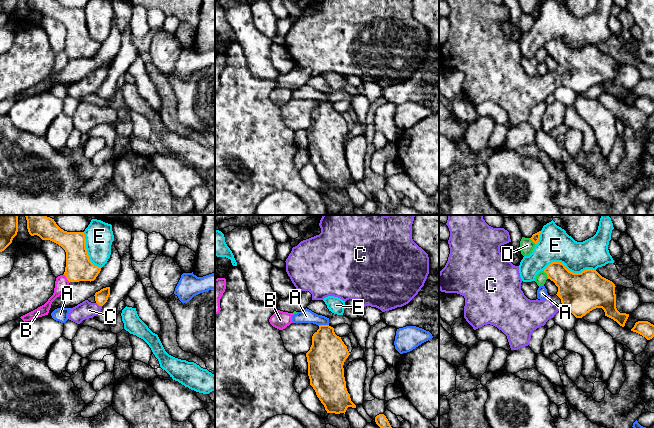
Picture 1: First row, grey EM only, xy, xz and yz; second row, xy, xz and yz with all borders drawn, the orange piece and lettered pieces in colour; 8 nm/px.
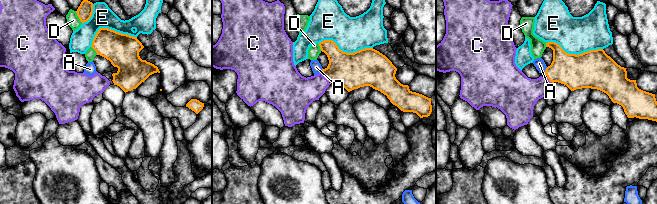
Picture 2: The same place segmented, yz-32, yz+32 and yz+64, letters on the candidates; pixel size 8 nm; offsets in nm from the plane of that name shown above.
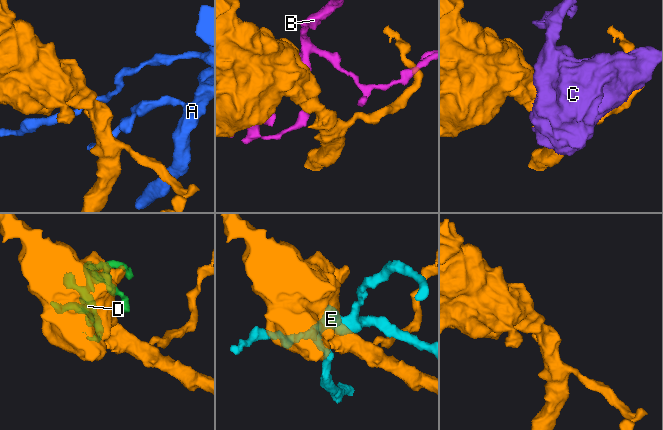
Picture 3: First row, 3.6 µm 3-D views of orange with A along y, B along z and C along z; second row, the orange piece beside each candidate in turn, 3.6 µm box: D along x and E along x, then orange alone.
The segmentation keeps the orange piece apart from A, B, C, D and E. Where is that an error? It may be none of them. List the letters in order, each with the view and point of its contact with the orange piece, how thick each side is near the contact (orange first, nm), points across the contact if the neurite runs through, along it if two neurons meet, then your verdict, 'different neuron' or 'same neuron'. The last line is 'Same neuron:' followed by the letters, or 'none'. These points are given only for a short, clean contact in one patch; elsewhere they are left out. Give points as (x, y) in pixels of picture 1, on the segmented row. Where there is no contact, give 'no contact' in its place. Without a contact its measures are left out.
A: xz (323, 325) | 300/110 nm | along xz (328, 324), (318, 325) | different neuron
B: xy (66, 277) | 200/110 nm | different neuron
C: xy (99, 305) | 110/140 nm | across xy (101, 297), (99, 305), (85, 310) | same neuron
D: yz (547, 275) | 280/90 nm | different neuron
E: yz (568, 270) | 320/280 nm | different neuron
Same neuron: C

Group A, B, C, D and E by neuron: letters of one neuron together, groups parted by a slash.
A / B D / C / E

